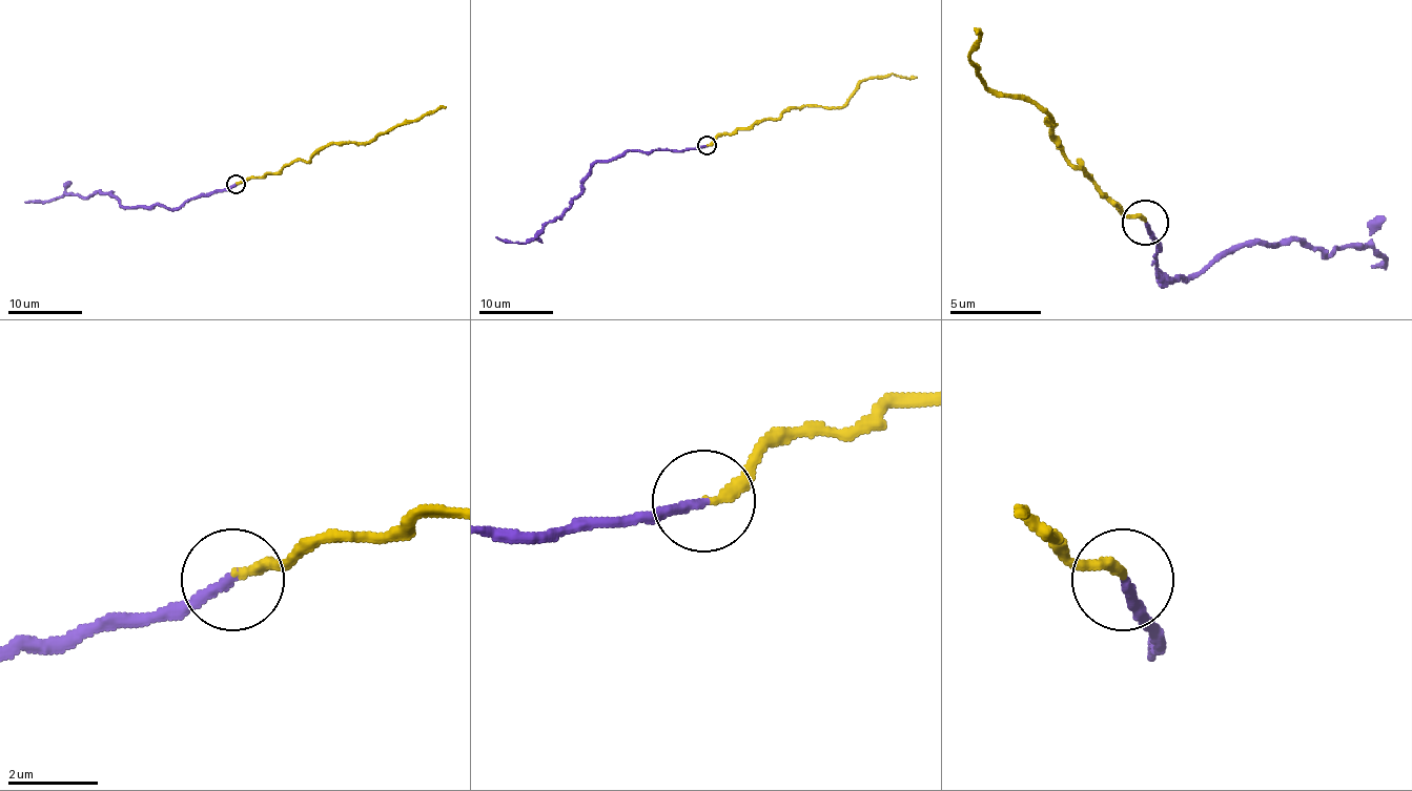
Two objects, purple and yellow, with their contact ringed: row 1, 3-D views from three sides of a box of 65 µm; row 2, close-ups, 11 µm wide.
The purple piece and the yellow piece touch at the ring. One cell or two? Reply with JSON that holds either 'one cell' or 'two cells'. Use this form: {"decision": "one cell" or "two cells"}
{"decision": "one cell"}

